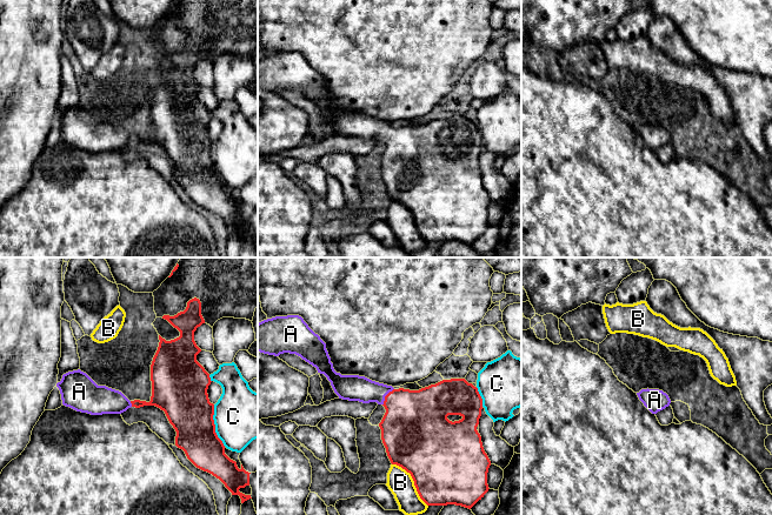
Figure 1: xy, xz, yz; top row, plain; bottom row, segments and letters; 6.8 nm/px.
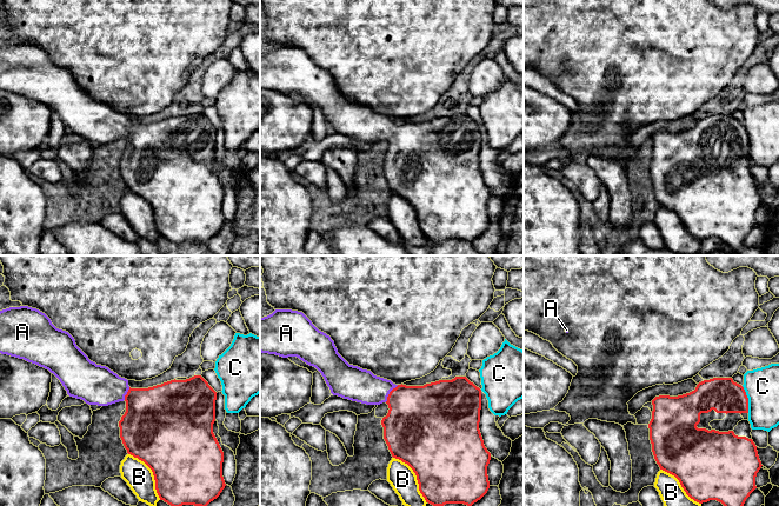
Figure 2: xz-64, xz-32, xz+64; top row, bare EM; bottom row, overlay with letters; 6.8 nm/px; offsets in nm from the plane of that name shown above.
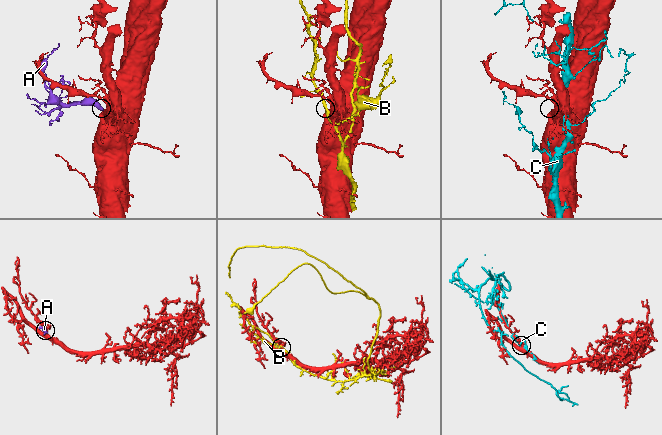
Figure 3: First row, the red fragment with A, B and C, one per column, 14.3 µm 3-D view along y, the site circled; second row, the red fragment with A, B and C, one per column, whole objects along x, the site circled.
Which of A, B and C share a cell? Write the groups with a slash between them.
A / B / C

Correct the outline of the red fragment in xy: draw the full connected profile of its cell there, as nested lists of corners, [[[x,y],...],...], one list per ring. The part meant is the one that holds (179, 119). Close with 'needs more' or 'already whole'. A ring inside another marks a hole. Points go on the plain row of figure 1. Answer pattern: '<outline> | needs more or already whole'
[[[194,34],[187,39],[184,48],[174,53],[164,52],[162,55],[177,65],[180,73],[166,78],[159,72],[159,83],[151,101],[152,133],[149,139],[129,138],[121,128],[98,122],[86,109],[78,106],[64,111],[61,118],[56,120],[62,141],[91,152],[121,151],[131,143],[155,142],[160,145],[177,168],[175,182],[185,188],[187,195],[197,205],[219,215],[232,232],[239,232],[244,240],[252,234],[240,229],[239,226],[249,222],[251,209],[246,208],[242,201],[239,206],[237,199],[225,190],[225,182],[215,169],[214,141],[209,139],[207,131],[212,118],[209,111],[197,98],[197,92],[201,86],[194,78],[194,68],[205,60],[201,52],[201,39]]] | needs more

